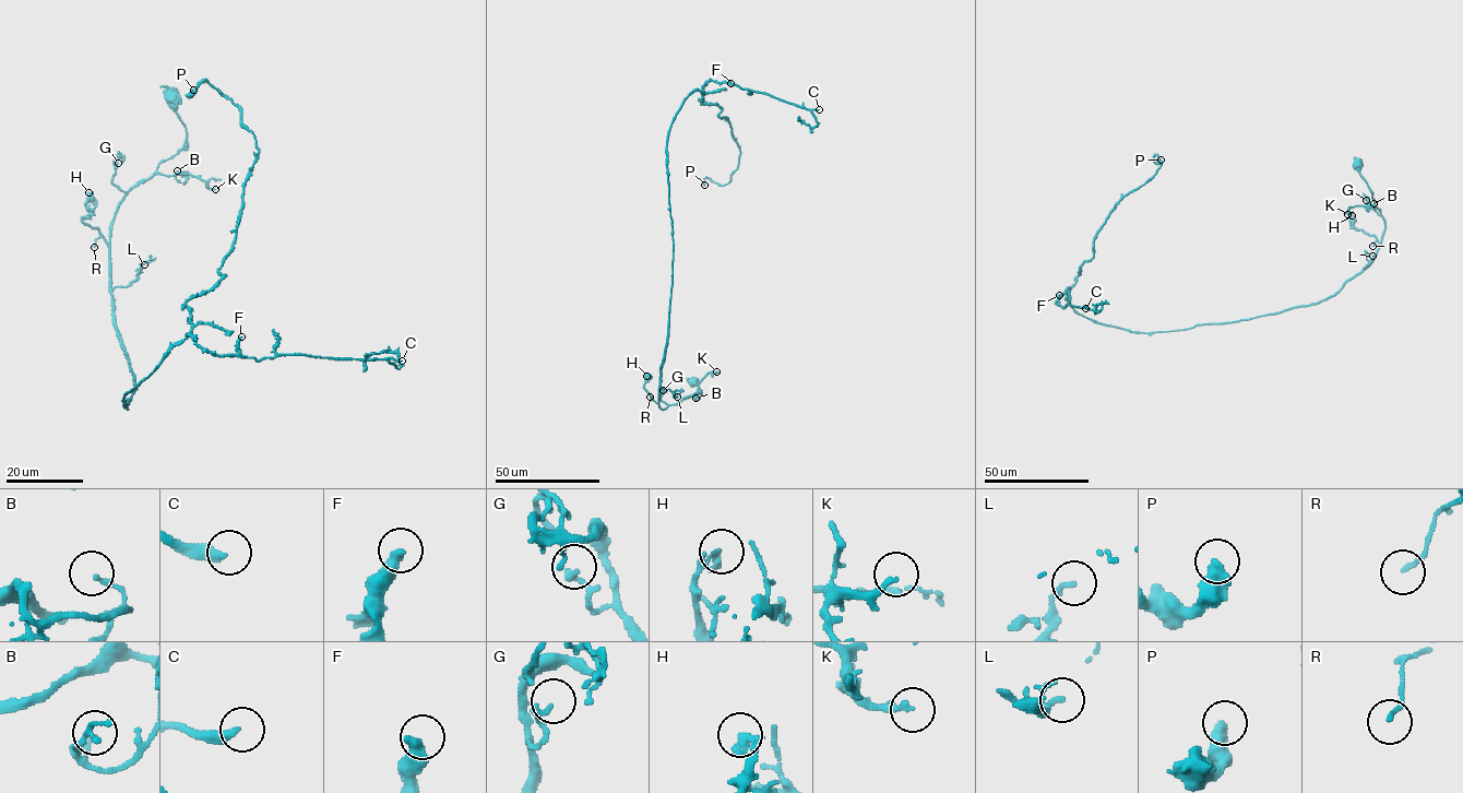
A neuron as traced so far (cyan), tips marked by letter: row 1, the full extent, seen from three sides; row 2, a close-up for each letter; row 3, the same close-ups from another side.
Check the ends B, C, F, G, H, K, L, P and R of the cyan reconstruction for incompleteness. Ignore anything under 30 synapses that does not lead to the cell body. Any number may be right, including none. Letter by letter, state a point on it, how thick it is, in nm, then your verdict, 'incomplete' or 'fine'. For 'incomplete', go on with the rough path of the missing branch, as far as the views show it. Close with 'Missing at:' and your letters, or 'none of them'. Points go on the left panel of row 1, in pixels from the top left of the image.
B: at (177, 170); 150 nm thick; fine
C: at (402, 361); 340 nm thick; incomplete; missing branch runs (402, 361), (428, 359), (419, 350), (418, 335), (424, 331), (459, 332), (467, 327), (458, 319)
F: at (241, 336); 480 nm thick; fine
G: at (118, 163); 200 nm thick; fine
H: at (88, 192); 240 nm thick; fine
K: at (215, 189); 180 nm thick; fine
L: at (144, 264); 170 nm thick; fine
P: at (193, 90); 460 nm thick; fine
R: at (94, 247); 120 nm thick; fine
Missing at: C

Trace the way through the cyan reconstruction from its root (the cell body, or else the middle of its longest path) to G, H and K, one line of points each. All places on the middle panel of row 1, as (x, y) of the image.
G: (693, 380), (700, 393), (676, 404), (668, 405), (659, 399), (663, 390)
H: (693, 380), (701, 390), (698, 395), (684, 398), (662, 410), (643, 388), (646, 376)
K: (693, 380), (701, 392), (686, 399), (697, 391), (699, 382), (709, 373), (716, 371)

